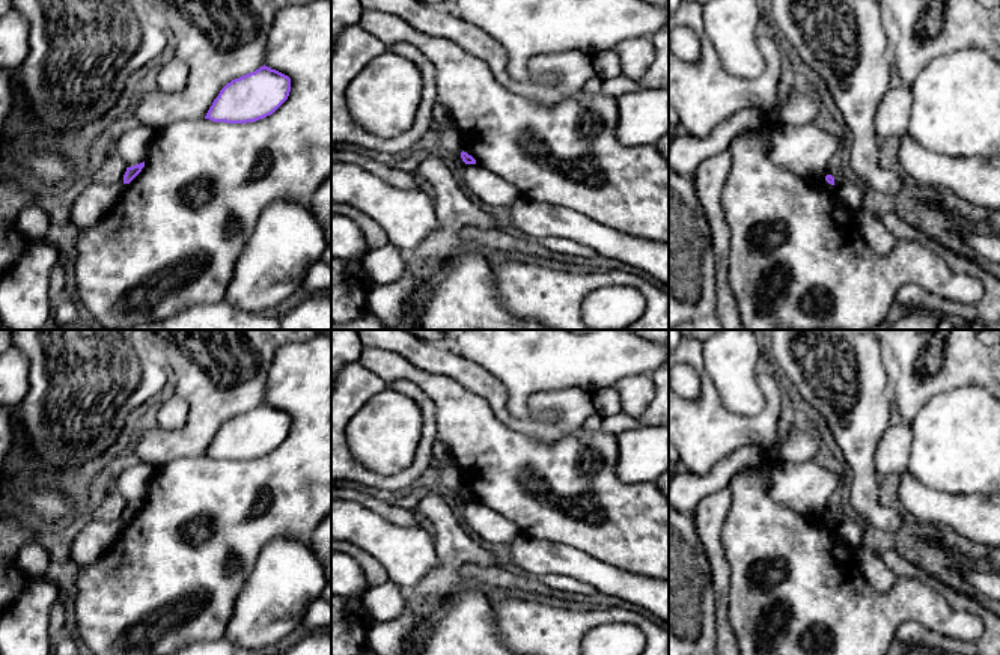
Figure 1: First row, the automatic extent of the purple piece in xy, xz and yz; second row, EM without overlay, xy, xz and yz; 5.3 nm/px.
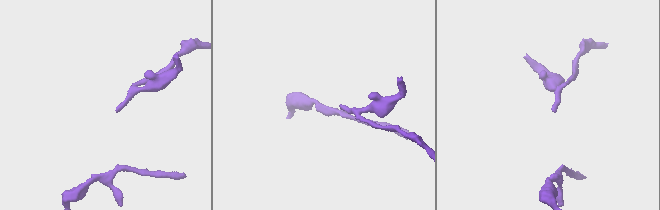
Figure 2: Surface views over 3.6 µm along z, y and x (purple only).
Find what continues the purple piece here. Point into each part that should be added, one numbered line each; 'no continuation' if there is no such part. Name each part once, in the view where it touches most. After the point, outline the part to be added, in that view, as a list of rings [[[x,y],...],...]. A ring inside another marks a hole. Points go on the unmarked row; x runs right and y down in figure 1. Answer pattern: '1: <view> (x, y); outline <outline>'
no continuation

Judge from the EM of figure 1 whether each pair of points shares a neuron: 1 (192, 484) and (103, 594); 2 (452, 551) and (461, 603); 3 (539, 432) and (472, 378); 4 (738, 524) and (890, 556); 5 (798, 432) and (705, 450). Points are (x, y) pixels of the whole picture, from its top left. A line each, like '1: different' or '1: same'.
1: same
2: different
3: same
4: different
5: different

